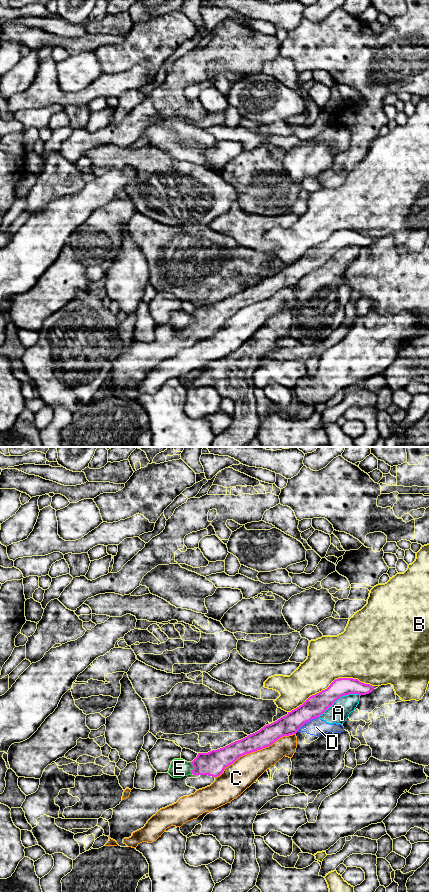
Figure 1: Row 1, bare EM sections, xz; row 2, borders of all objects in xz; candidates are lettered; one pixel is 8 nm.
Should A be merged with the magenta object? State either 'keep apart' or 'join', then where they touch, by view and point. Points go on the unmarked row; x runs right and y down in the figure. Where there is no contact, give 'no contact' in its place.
keep apart | xz (339, 249)

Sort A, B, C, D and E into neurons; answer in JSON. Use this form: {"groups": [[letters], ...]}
{"groups": [["A", "D"], ["B"], ["C"], ["E"]]}

